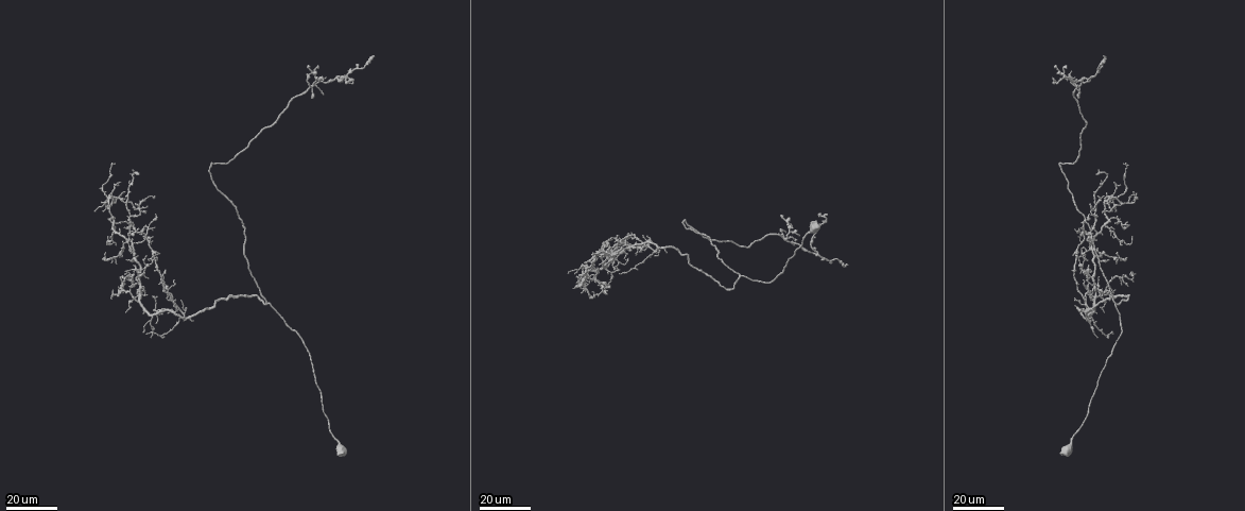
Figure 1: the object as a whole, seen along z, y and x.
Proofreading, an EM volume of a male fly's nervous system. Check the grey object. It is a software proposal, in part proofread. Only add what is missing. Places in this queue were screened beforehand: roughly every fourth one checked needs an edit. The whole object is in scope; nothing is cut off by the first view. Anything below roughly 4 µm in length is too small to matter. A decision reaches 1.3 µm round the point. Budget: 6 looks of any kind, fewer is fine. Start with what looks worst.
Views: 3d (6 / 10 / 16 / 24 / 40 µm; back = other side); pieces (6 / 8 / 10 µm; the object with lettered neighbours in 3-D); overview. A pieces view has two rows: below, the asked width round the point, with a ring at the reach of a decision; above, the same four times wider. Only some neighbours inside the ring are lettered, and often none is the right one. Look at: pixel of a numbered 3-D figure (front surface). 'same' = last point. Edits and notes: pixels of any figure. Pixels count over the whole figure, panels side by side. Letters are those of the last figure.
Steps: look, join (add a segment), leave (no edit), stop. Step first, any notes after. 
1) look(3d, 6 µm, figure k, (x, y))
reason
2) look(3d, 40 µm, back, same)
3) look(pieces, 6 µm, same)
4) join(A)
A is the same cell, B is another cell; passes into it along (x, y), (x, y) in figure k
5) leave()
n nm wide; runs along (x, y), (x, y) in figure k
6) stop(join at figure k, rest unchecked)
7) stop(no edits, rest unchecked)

look(3d, 16 µm, figure 1, (357, 64))
an open end

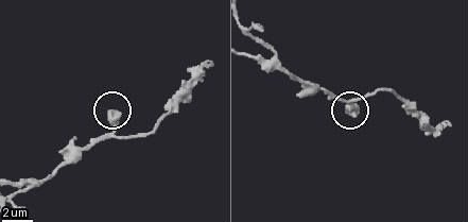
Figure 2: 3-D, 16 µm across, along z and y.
look(pieces, 10 µm, figure 2, (118, 114))
what lies round it

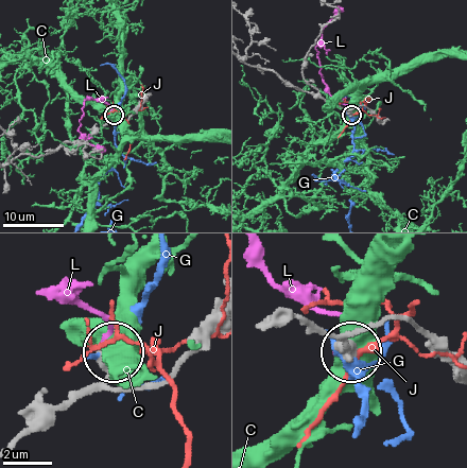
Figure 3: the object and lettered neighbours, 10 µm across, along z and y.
leave()
C, G, J and L are other cells; runs along (299, 315), (346, 351) in figure 3; none of them fits

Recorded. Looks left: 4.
look(3d, 16 µm, figure 1, (136, 173))
an open end

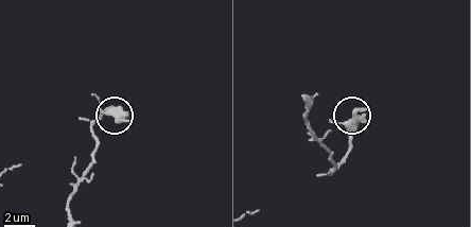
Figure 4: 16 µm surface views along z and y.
look(pieces, 8 µm, figure 4, (128, 121))
see the neighbours

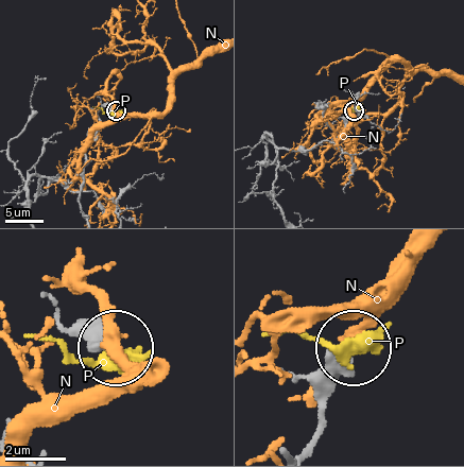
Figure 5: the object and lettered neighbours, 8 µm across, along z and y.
leave()
N and P are other cells; no lettered segment goes on from it

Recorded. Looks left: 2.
look(3d, 24 µm, figure 1, (156, 215))
thin end

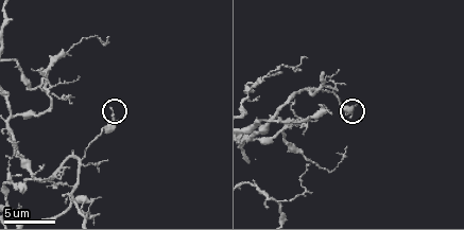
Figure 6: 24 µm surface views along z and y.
look(pieces, 8 µm, figure 6, (113, 108))
see the neighbours

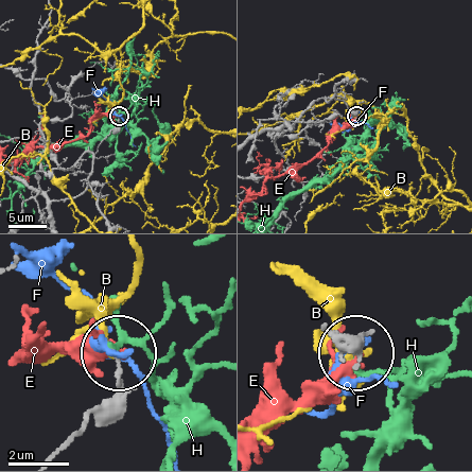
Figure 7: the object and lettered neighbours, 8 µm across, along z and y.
leave()
140 nm wide; B, E, F and H are other cells; runs along (105, 215), (87, 177), (93, 155), (117, 124), (118, 116) in figure 7; none of them fits

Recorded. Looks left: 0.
stop(no edits, rest unchecked)

